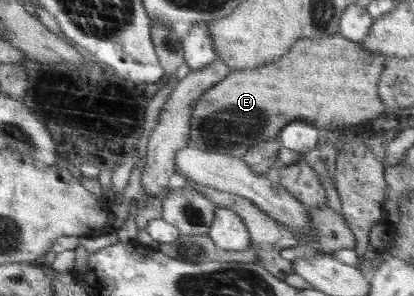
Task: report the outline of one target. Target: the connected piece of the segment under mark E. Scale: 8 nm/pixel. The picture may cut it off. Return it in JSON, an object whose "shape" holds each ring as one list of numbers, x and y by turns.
{"shape":[[339,34,329,38,303,38,279,58,279,62,263,64,253,70,231,70,228,75,208,88,196,98,192,106,189,144,195,148,213,153,227,153,242,157,257,143,278,139,281,128,293,120,307,120,315,126,344,126,358,124,361,120,375,118,385,110,383,102,377,98,377,82,385,69,385,57,377,52,367,52,348,38]]}

